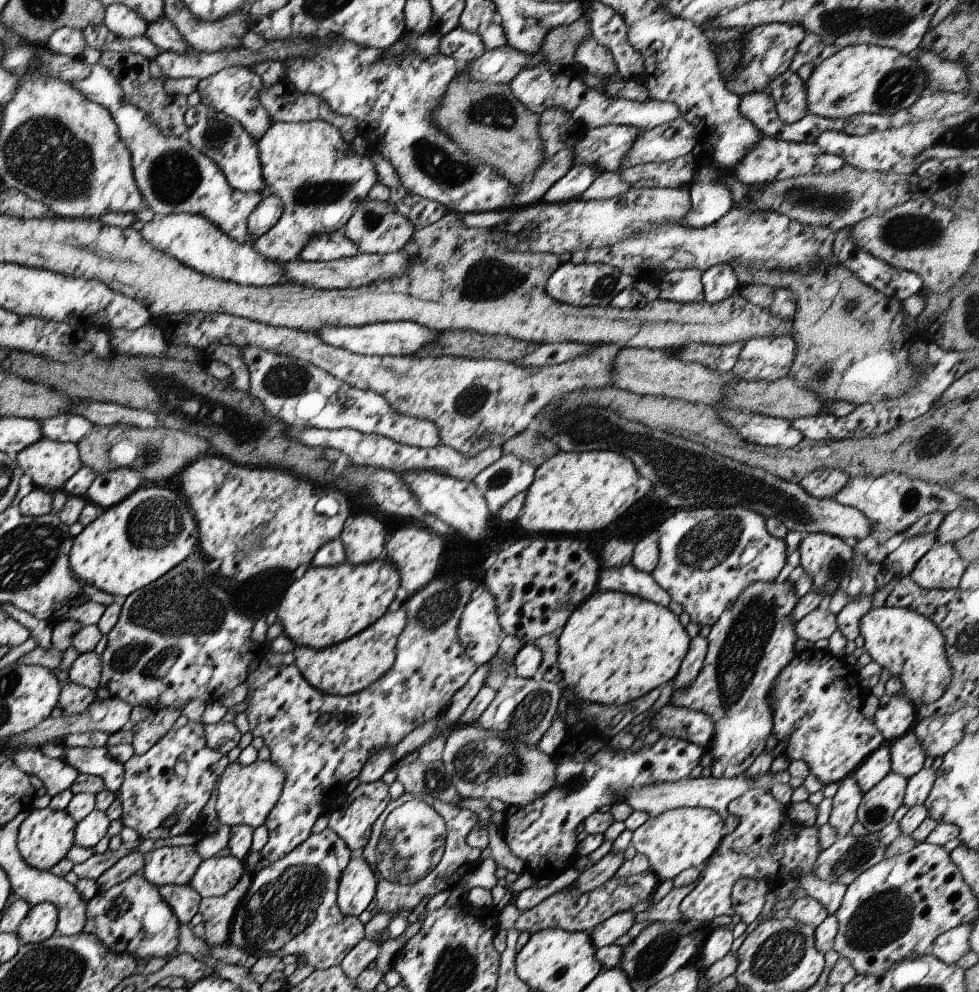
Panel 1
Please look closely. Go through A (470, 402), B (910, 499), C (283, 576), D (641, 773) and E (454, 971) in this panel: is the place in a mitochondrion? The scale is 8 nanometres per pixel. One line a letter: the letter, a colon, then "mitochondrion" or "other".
A: mitochondrion
B: mitochondrion
C: other
D: other
E: mitochondrion

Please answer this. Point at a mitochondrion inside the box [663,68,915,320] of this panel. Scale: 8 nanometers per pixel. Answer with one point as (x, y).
(811, 198)

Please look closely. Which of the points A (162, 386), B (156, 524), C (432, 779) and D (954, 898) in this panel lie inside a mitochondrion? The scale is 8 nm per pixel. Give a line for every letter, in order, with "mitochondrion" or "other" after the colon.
A: mitochondrion
B: mitochondrion
C: mitochondrion
D: other

